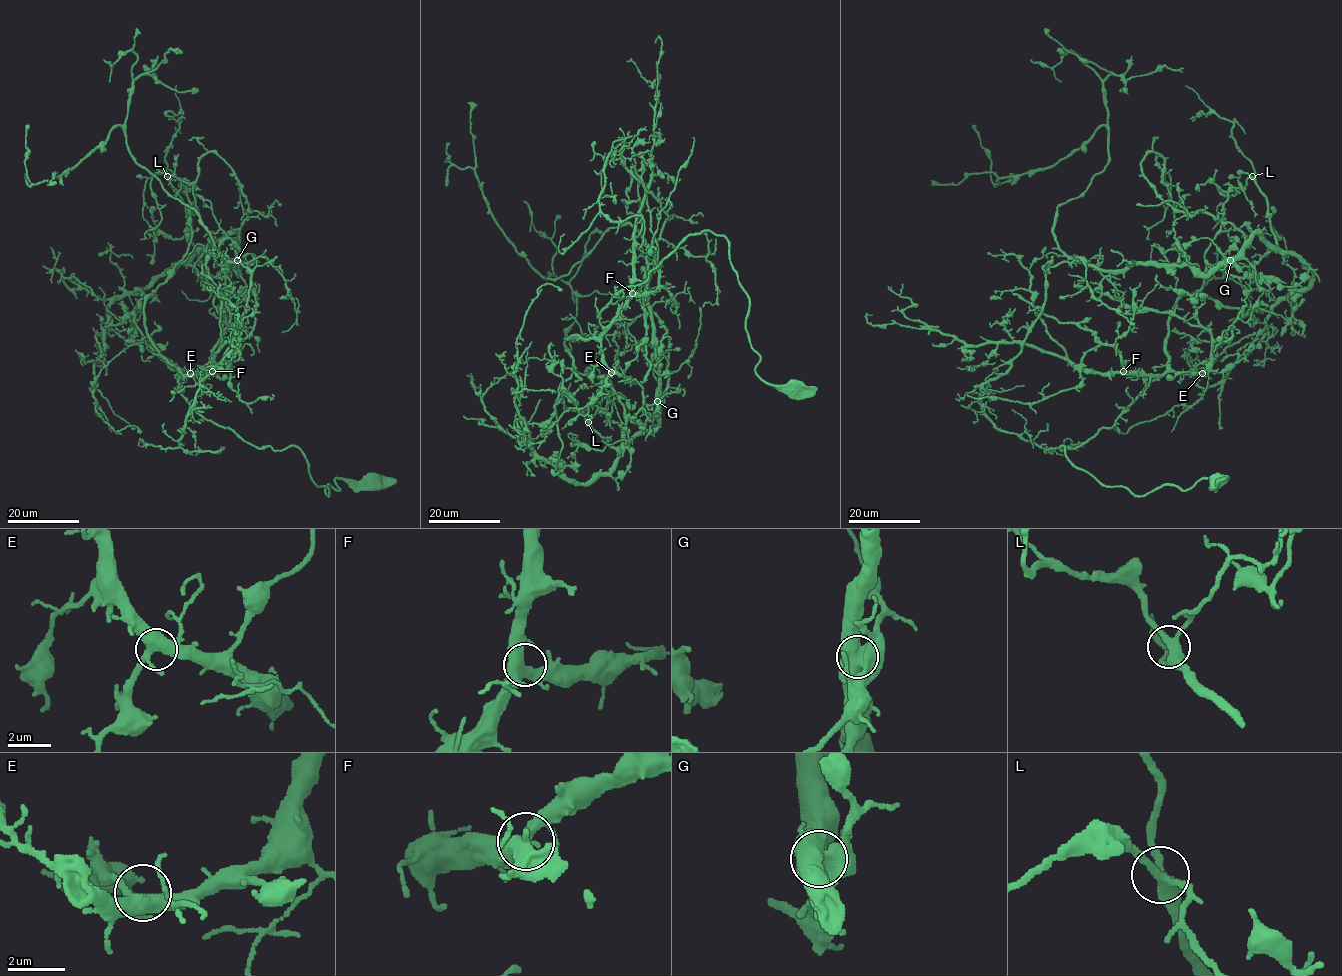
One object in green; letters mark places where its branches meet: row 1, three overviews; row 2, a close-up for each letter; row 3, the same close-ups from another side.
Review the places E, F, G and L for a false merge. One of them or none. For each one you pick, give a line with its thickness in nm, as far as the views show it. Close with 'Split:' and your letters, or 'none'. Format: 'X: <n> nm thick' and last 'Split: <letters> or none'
G: 650 nm thick
Split: G

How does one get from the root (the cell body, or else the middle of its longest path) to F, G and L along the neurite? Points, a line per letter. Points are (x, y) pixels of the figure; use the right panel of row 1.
F: (1220, 480), (1134, 496), (1071, 462), (1061, 446), (1112, 427), (1156, 378), (1123, 371)
G: (1220, 480), (1134, 496), (1060, 447), (1112, 427), (1167, 369), (1170, 312), (1206, 264), (1253, 274), (1230, 260)
L: (1220, 480), (1134, 496), (1060, 447), (1112, 427), (1167, 369), (1170, 312), (1202, 287), (1222, 204), (1252, 176)

